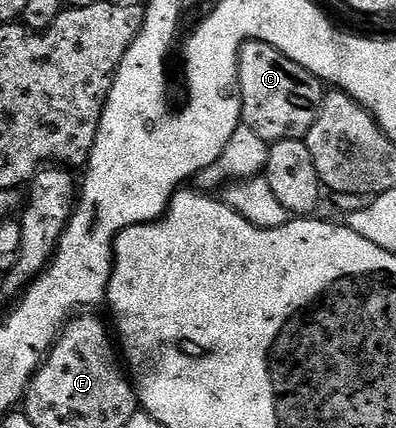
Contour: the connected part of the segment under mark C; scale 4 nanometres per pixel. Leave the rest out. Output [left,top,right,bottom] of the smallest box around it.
[238,40,324,142]

